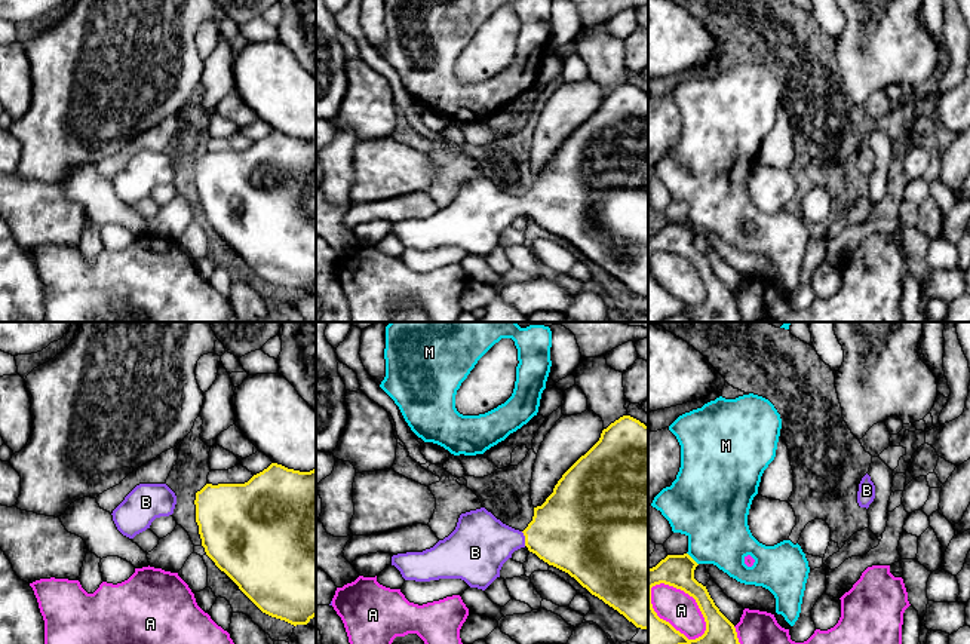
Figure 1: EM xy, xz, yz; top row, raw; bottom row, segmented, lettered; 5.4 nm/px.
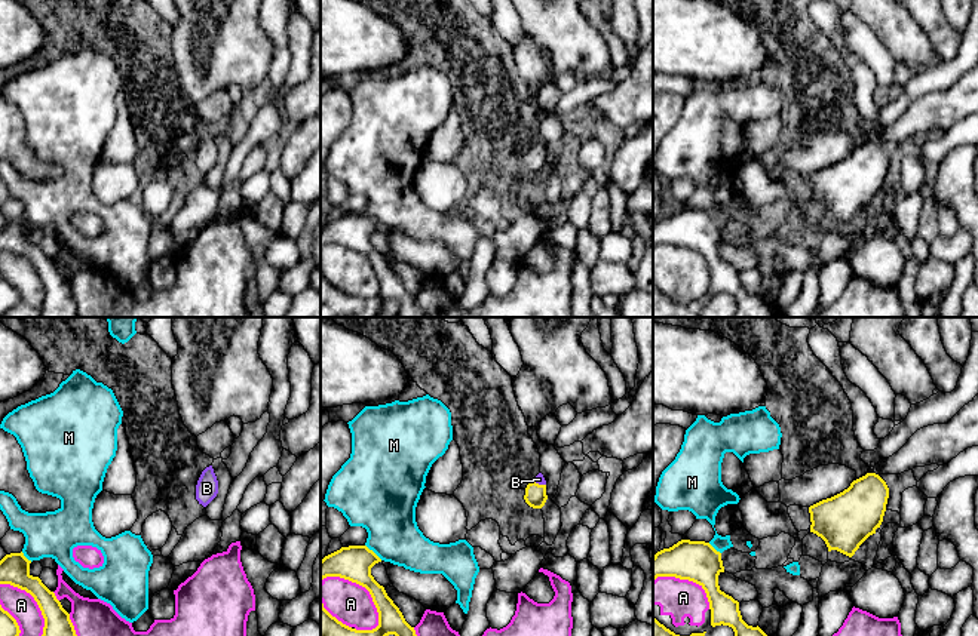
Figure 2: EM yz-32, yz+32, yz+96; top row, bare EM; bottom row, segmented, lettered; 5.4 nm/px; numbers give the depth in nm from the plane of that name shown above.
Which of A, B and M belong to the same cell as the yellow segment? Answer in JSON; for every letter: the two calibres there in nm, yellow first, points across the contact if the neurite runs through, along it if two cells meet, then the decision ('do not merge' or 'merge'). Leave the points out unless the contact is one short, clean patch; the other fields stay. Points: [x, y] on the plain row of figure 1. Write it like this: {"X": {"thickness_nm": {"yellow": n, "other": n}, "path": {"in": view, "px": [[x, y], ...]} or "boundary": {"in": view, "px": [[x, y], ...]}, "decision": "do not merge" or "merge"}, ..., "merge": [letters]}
{"A": {"thickness_nm": {"yellow": 240, "other": 190}, "decision": "do not merge"}, "B": {"thickness_nm": {"yellow": 420, "other": 320}, "path": {"in": "xz", "px": [[570, 198], [525, 206], [481, 211]]}, "decision": "merge"}, "M": {"thickness_nm": {"yellow": 180, "other": 360}, "decision": "do not merge"}, "merge": ["B"]}

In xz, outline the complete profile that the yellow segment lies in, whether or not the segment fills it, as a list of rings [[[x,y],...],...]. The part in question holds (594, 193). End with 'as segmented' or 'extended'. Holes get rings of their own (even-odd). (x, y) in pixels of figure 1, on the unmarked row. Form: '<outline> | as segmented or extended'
[[[623,83],[558,148],[524,199],[497,187],[485,175],[461,181],[455,197],[423,220],[392,224],[405,248],[461,246],[485,258],[503,231],[521,215],[574,245],[592,263],[648,297],[648,93]]] | extended

